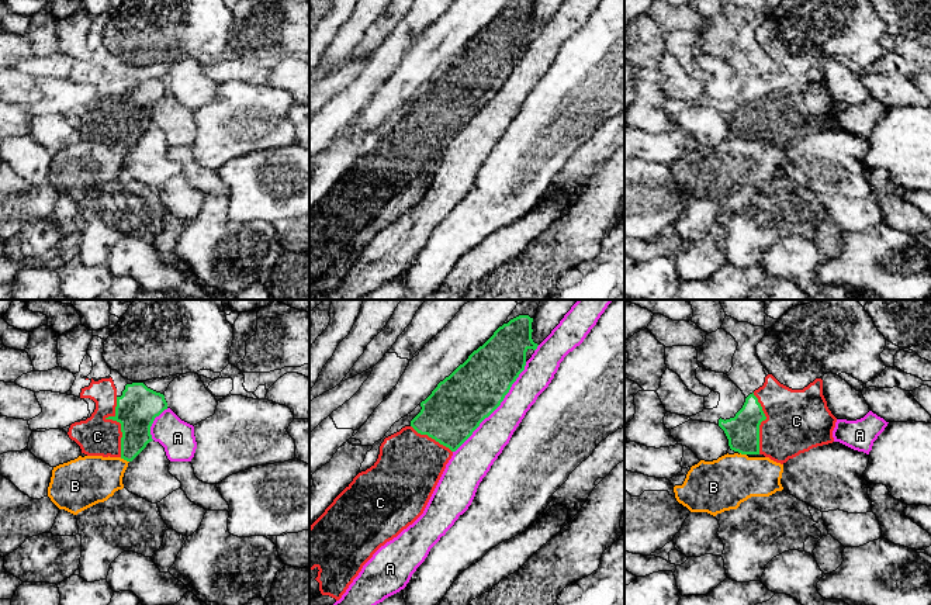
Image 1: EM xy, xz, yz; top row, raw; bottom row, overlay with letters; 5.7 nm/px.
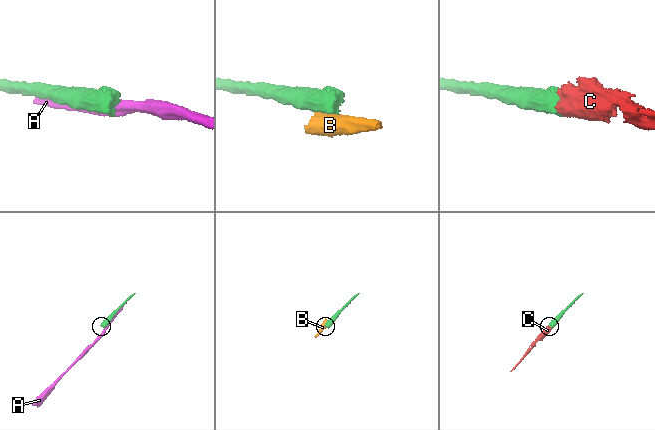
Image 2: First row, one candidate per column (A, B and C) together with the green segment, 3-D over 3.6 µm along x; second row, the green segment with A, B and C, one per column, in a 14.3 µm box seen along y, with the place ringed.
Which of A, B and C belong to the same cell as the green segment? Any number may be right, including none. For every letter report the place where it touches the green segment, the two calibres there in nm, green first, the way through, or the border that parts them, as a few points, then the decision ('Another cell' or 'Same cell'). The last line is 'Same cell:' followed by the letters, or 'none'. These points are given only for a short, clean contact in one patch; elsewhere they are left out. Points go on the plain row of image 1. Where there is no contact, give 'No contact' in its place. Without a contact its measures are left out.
A: Touches green at xz (497, 92). Thickness 320 nm (green) against 200 nm. Another cell
B: Touches green at xy (124, 144). Thickness 190 nm (green) against 280 nm. Boundary: xy (120, 142), (128, 147). Another cell
C: Touches green at xy (121, 110). Thickness 240 nm (green) against 220 nm. Same cell
Same cell: C

